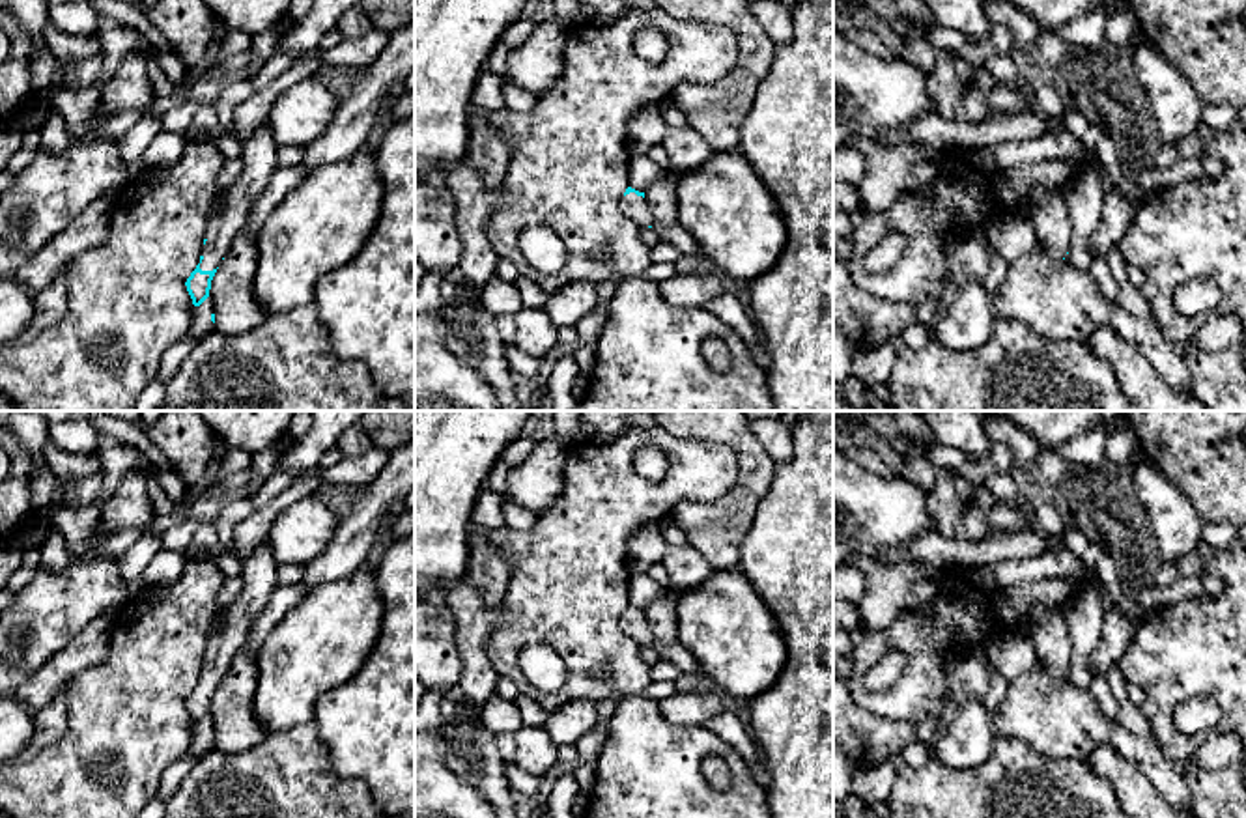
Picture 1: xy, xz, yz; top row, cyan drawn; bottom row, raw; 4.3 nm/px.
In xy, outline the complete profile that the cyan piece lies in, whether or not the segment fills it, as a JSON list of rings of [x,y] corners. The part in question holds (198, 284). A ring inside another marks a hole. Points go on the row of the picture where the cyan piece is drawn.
[[[267,125],[254,129],[243,142],[243,172],[234,185],[220,190],[205,230],[200,263],[185,282],[194,304],[187,336],[202,340],[215,331],[211,280],[241,232],[252,202],[278,168],[276,148]]]

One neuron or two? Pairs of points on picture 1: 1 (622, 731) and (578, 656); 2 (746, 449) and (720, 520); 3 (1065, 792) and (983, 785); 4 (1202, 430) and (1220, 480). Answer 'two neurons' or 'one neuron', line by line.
1: two neurons
2: one neuron
3: one neuron
4: one neuron

